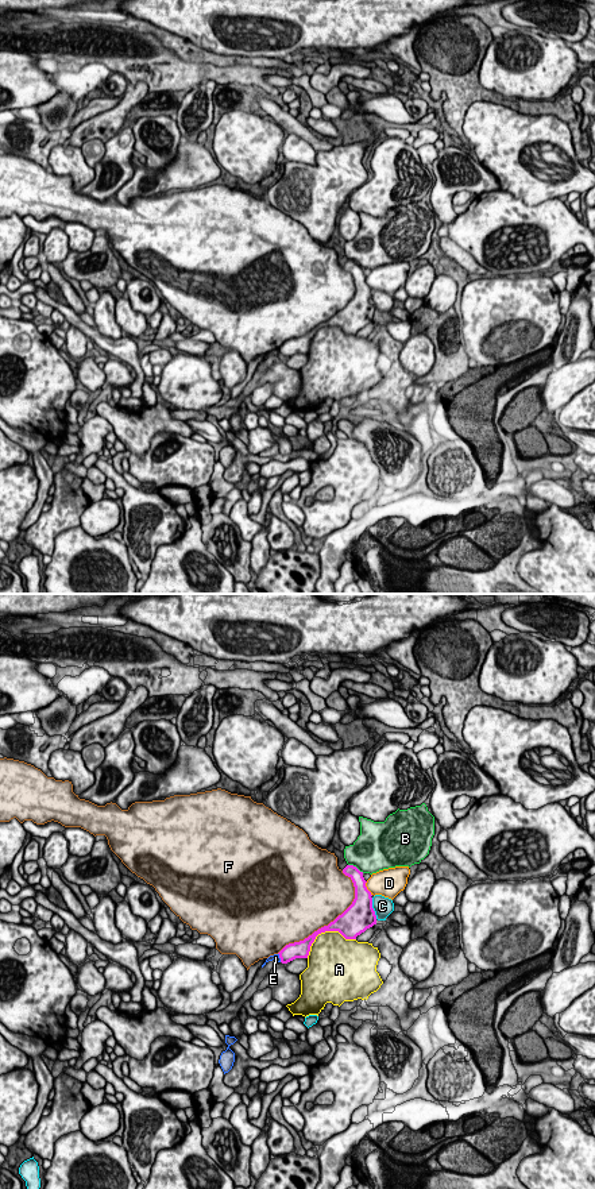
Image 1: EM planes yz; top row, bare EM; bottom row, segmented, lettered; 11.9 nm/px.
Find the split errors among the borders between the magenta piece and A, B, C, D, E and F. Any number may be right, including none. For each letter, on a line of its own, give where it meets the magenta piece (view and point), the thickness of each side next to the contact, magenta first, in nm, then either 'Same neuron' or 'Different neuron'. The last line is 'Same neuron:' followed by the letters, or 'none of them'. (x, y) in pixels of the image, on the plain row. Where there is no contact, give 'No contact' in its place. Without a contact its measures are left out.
A: Touches magenta at yz (325, 325). Thickness 240 nm (magenta) against 460 nm. Different neuron
B: Touches magenta at yz (356, 263). Thickness 160 nm (magenta) against 480 nm. Different neuron
C: Touches magenta at yz (373, 304). Thickness 340 nm (magenta) against 240 nm. Different neuron
D: Touches magenta at yz (366, 284). Thickness 260 nm (magenta) against 320 nm. Different neuron
E: Touches magenta at yz (279, 352). Thickness 200 nm (magenta) against 70 nm. Different neuron
F: Touches magenta at yz (328, 320). Thickness 300 nm (magenta) against 480 nm. Different neuron
Same neuron: none of them

